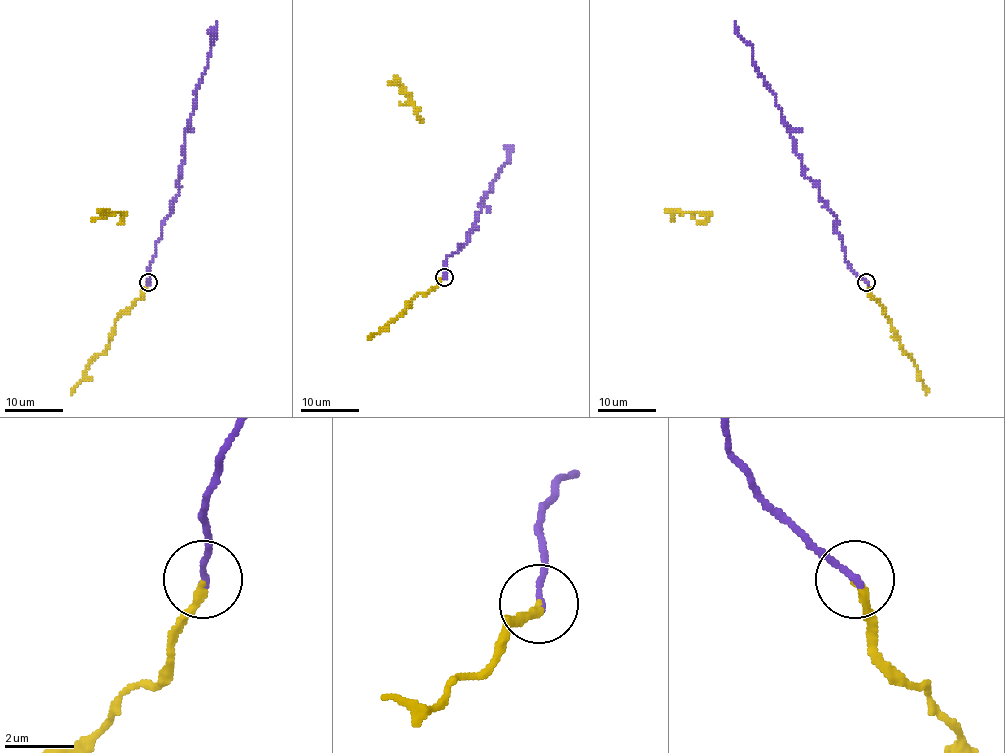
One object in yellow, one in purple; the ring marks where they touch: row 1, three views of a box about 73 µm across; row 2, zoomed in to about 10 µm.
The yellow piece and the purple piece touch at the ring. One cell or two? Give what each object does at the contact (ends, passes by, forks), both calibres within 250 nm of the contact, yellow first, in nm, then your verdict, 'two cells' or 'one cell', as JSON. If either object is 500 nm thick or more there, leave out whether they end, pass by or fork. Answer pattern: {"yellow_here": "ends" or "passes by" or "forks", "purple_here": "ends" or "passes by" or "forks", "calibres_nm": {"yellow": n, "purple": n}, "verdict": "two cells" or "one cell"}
{"yellow_here": "ends", "purple_here": "ends", "calibres_nm": {"yellow": 240, "purple": 190}, "verdict": "one cell"}

